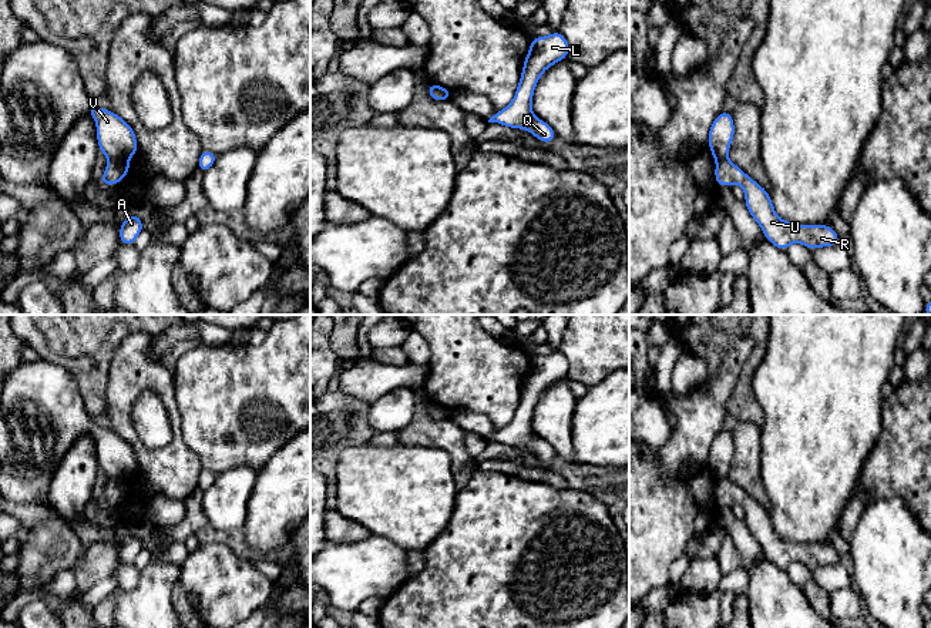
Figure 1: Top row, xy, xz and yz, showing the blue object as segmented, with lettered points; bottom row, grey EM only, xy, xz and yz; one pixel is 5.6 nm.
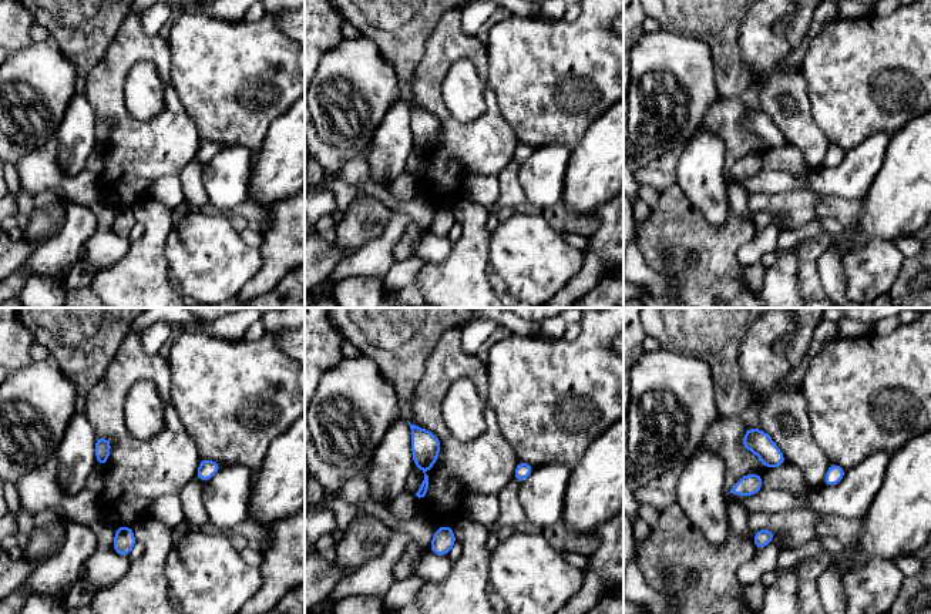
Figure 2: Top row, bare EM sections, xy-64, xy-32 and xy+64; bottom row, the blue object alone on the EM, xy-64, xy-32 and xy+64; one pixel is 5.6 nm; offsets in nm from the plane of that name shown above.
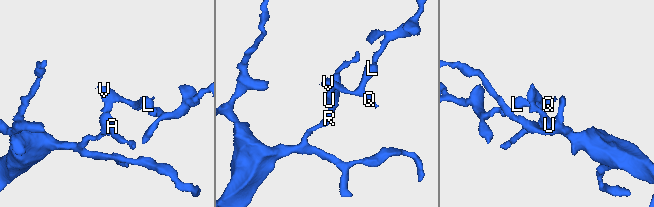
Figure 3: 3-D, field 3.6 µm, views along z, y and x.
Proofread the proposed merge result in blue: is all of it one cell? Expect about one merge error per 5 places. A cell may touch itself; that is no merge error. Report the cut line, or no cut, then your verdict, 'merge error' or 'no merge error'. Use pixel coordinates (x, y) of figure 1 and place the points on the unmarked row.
cut in xy along (125, 476), (110, 479); merge error

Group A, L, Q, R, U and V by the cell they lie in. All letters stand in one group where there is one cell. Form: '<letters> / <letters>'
A R U / L Q V

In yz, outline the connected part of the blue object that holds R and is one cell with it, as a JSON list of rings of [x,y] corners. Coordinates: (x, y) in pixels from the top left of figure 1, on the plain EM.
[[[727,477],[716,480],[715,498],[720,506],[737,503],[745,507],[749,533],[776,567],[786,570],[791,561],[800,561],[810,570],[840,564],[837,551],[830,544],[799,544],[780,538],[769,511]]]

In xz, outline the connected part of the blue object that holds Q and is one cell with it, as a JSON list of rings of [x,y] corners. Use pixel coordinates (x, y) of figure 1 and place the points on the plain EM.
[[[558,349],[551,355],[532,357],[511,423],[497,430],[488,441],[522,447],[532,451],[538,460],[552,461],[557,457],[557,451],[545,440],[532,433],[531,420],[534,407],[542,392],[549,384],[568,377],[568,369],[568,360]]]

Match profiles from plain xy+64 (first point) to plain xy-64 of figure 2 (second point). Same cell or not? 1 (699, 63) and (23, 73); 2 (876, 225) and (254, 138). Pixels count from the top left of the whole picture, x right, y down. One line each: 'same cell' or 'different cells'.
1: same cell
2: different cells

